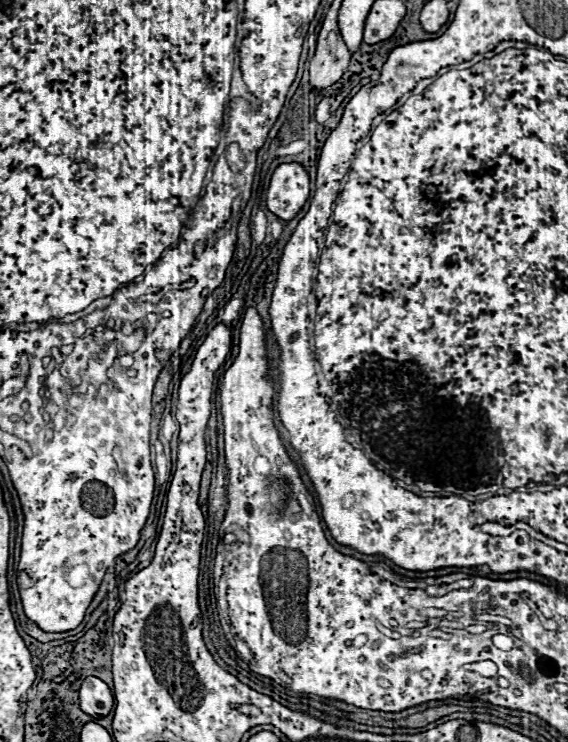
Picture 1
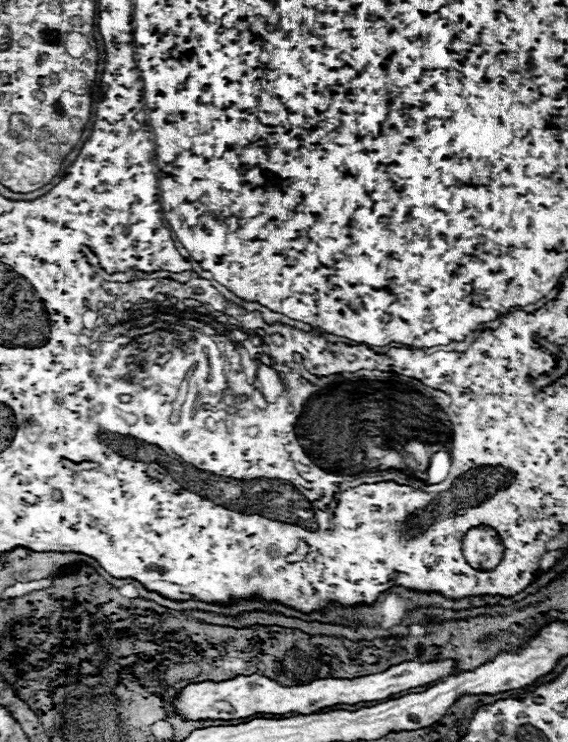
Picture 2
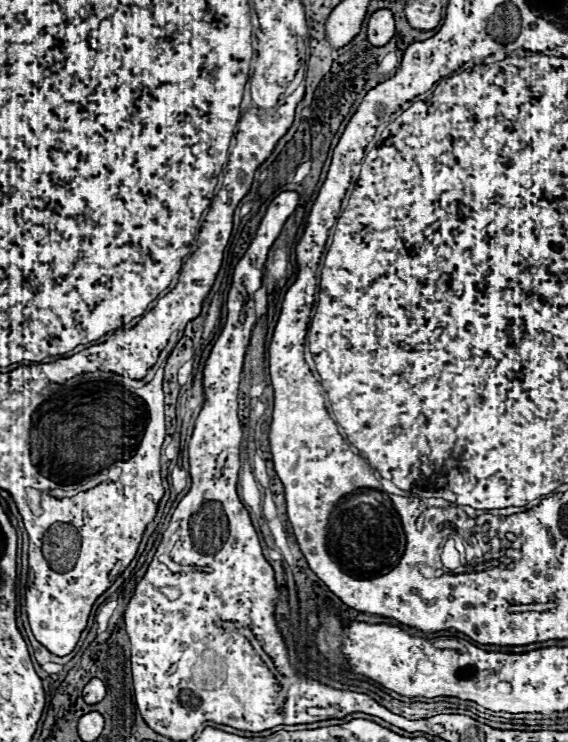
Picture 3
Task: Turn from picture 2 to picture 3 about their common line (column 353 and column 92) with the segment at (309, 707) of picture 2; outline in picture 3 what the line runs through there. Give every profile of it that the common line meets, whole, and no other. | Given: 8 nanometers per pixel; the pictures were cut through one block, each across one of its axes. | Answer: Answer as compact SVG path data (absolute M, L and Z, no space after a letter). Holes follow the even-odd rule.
M92 678L92 680L84 686L84 700L86 700L88 704L98 704L98 702L104 698L104 694L106 694L106 686L104 686L104 682L98 680L98 678Z

